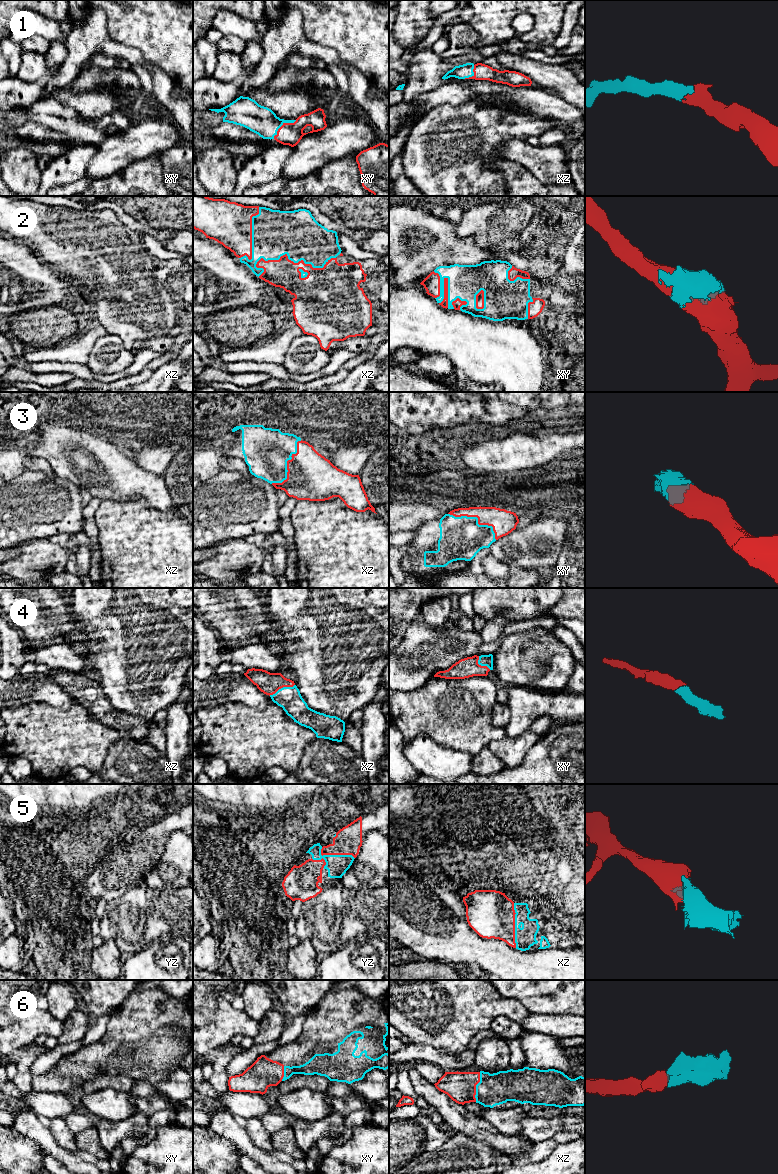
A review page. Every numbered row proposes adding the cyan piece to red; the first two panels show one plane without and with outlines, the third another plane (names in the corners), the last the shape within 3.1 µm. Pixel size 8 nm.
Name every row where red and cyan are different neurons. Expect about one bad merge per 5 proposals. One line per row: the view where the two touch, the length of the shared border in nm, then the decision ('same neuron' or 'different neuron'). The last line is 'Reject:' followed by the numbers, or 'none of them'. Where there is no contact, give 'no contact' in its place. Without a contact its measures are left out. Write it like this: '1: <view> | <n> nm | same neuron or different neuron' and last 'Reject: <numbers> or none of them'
1: xy | 240 nm | same neuron
2: xz | 650 nm | same neuron
3: xy | 440 nm | same neuron
4: xz | 220 nm | same neuron
5: yz | 360 nm | same neuron
6: xz | 240 nm | same neuron
Reject: none of them

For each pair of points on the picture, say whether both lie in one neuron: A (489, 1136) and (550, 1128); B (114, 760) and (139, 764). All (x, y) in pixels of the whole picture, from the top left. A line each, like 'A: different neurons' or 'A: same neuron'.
A: different neurons
B: same neuron

